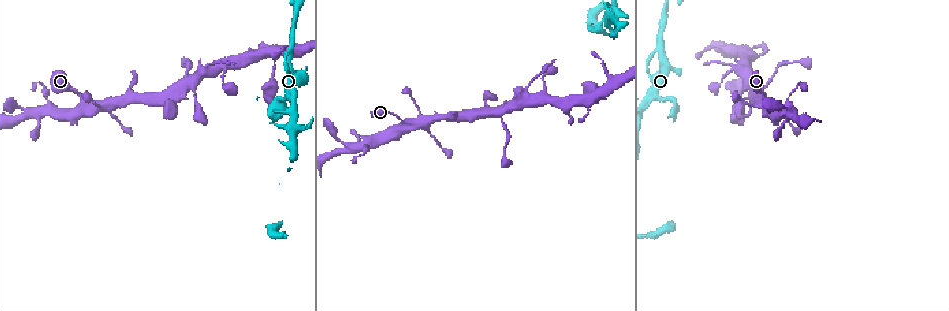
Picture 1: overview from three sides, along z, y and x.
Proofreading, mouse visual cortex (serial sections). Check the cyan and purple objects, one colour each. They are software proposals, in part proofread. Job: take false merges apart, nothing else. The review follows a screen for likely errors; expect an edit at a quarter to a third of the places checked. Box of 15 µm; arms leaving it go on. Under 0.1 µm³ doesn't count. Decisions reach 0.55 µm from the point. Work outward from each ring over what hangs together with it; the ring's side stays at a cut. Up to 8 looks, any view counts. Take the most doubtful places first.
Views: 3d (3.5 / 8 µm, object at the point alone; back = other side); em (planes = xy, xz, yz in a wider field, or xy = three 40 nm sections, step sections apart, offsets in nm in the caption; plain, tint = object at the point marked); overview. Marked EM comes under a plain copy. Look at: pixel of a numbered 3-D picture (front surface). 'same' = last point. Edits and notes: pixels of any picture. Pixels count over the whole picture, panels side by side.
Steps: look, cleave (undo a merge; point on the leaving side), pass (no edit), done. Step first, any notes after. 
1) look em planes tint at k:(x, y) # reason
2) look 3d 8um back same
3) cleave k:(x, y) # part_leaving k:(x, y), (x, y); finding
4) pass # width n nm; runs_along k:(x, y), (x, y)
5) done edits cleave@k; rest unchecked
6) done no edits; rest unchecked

look 3d 3.5um at 1:(280, 104)

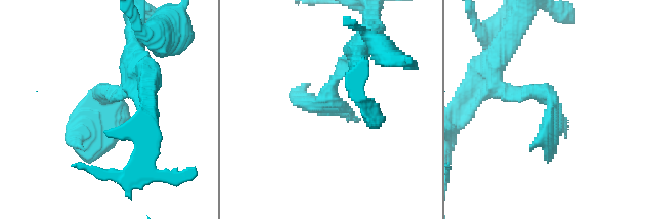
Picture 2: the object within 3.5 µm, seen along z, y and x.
look em xy step 5 tint at 2:(326, 106)

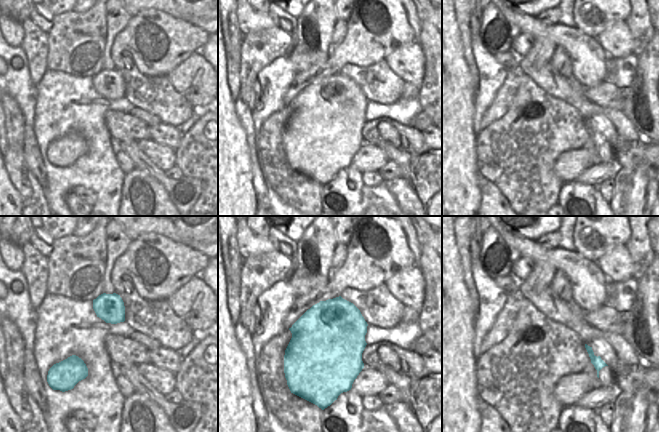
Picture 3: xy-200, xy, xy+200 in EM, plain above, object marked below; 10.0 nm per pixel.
look em xy step 1 tint same

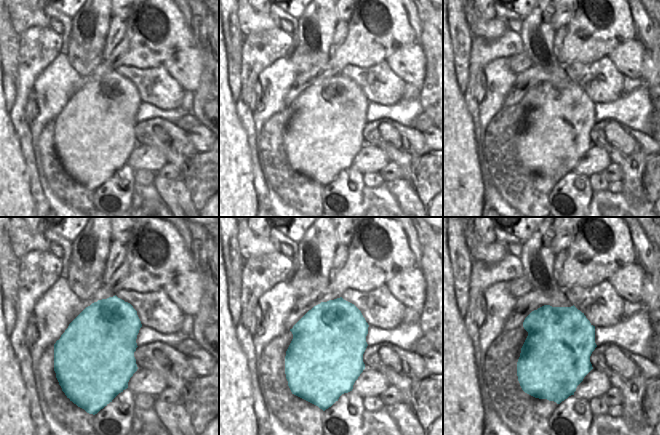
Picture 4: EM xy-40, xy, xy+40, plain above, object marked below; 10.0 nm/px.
pass # runs_along 2:(127, 86), (105, 92), (84, 150); one cell here

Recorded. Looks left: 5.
look 3d 8um at 1:(86, 109) # calibre changes

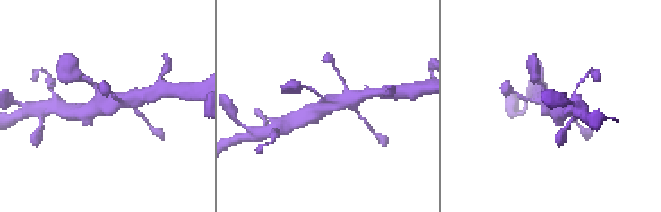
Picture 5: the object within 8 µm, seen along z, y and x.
look 3d 3.5um back at 5:(329, 106) # closer look

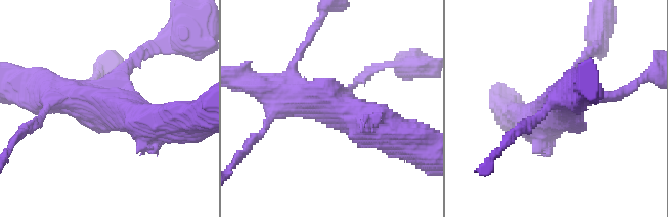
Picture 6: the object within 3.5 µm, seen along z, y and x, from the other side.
look em xy step 3 tint at 6:(336, 100) # arms 3; arm_widths 150, 500, 600 nm; need the tissue

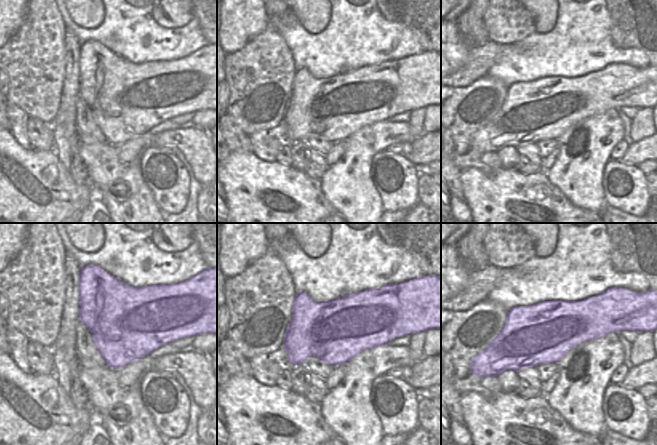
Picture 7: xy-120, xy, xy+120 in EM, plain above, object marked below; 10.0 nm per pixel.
pass # runs_along 6:(141, 50), (111, 102), (46, 90); continuous, no second cell

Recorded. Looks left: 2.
done no edits; rest unchecked

